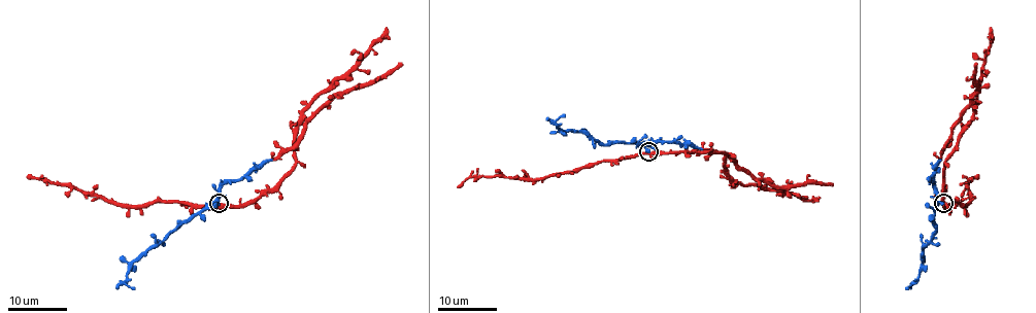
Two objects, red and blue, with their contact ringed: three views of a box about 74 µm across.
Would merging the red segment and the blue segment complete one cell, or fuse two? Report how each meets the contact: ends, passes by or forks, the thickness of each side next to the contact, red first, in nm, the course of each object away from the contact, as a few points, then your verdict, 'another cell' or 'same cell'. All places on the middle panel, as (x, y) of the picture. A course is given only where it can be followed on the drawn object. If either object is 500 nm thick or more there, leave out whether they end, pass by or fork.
red forks there; blue ends there; 340 nm thick on the red side, 360 nm on the other; red runs (648, 152), (721, 151), (726, 154), (726, 173), (734, 182), (767, 183), (723, 154), (704, 148), (702, 142); blue runs (648, 151), (623, 142), (599, 143), (580, 132), (562, 131), (555, 122), (565, 114); same cell

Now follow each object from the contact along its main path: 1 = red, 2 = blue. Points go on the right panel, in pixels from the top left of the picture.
1: (944, 204), (942, 170), (945, 158), (971, 119), (976, 89), (972, 103), (956, 124), (939, 158), (934, 151)
2: (942, 204), (938, 202), (934, 214), (935, 234), (923, 246), (918, 276), (905, 289)

